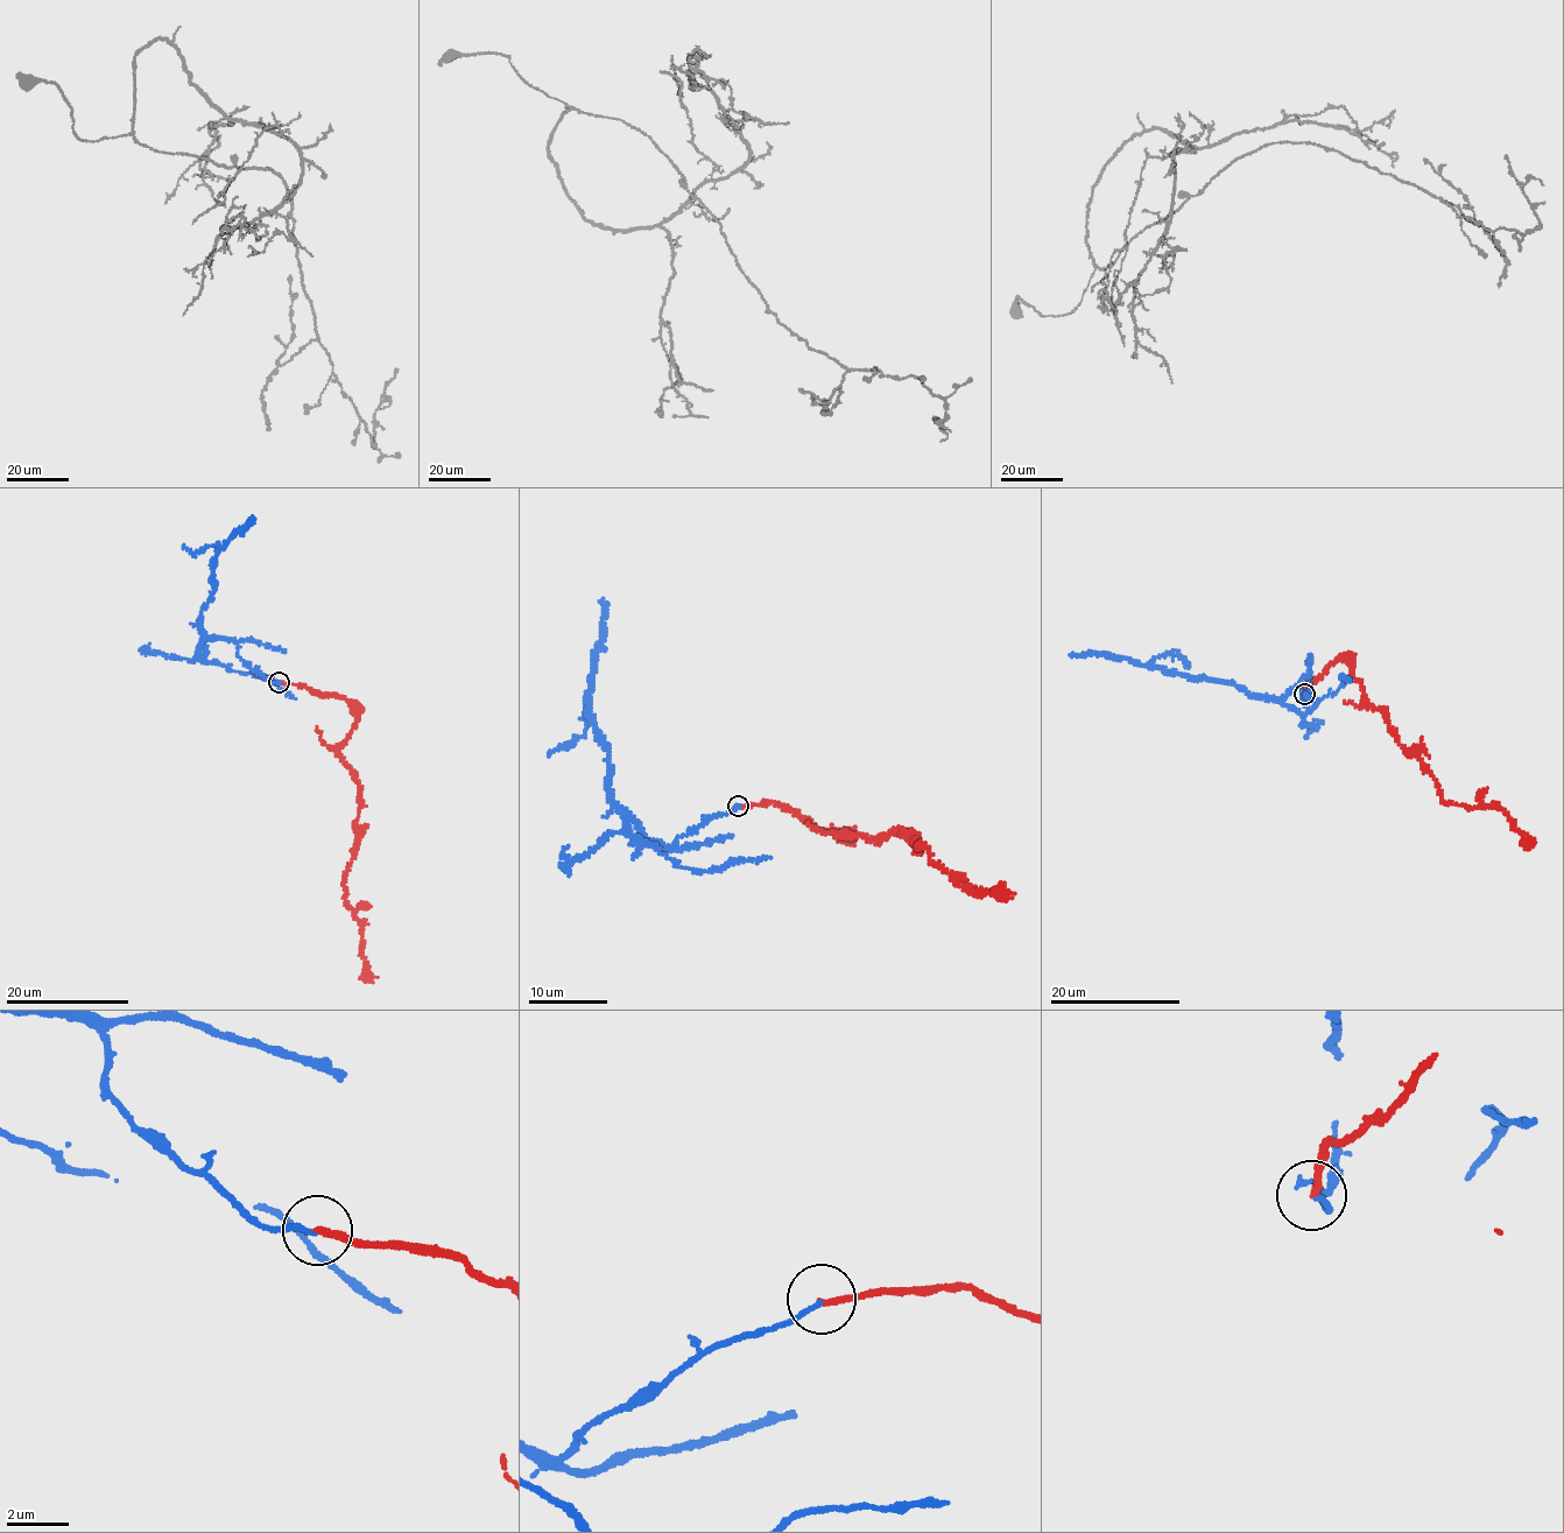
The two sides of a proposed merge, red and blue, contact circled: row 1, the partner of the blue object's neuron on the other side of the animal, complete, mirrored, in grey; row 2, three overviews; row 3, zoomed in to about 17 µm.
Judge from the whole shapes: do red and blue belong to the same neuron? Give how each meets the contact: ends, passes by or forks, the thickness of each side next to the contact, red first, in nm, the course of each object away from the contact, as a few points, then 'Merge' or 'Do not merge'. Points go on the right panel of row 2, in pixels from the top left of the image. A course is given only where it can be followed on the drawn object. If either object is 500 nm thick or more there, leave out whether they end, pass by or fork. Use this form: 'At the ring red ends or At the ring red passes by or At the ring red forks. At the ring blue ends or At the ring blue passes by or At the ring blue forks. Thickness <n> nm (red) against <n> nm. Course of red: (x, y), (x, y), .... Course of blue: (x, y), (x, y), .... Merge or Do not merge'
At the ring red ends. At the ring blue ends. Thickness 240 nm (red) against 160 nm. Course of red: (1304, 694), (1336, 658), (1353, 662), (1366, 704), (1383, 712), (1445, 802), (1492, 806), (1529, 836). Course of blue: (1305, 694), (1308, 698), (1308, 675), (1286, 696), (1274, 698), (1105, 654), (1070, 655). Do not merge

